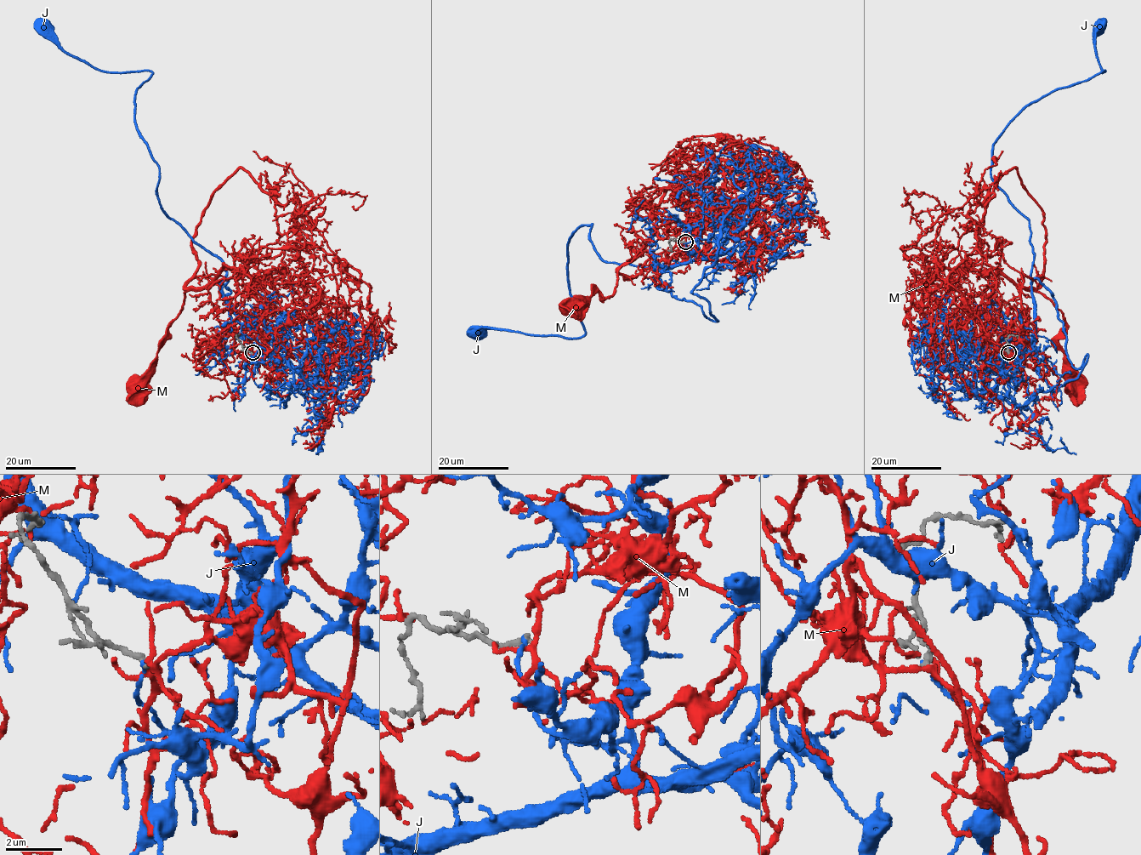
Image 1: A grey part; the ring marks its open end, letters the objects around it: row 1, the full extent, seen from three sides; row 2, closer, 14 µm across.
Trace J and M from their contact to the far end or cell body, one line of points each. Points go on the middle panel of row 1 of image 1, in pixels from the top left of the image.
J: (684, 241), (697, 256), (669, 267), (610, 263), (581, 225), (567, 259), (585, 333), (476, 331)
M: (684, 242), (702, 228), (667, 220), (618, 270), (610, 296), (597, 291), (568, 307)

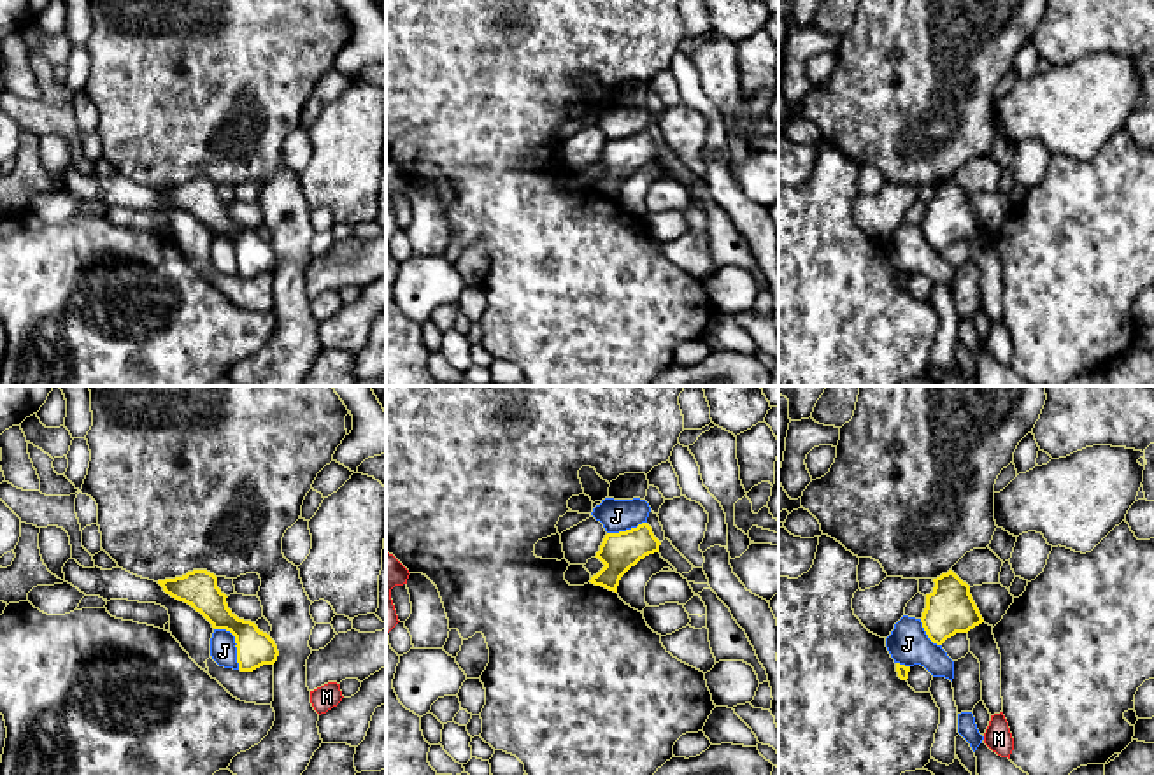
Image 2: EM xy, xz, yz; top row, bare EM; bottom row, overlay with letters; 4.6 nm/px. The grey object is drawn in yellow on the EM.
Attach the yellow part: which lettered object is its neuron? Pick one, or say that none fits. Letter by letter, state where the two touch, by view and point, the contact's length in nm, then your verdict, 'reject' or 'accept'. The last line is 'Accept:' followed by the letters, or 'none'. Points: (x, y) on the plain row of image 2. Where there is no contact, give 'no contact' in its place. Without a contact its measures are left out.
J: meets yellow in xy at (235, 249); contact 220 nm long; reject
M: no contact; reject
Accept: none

